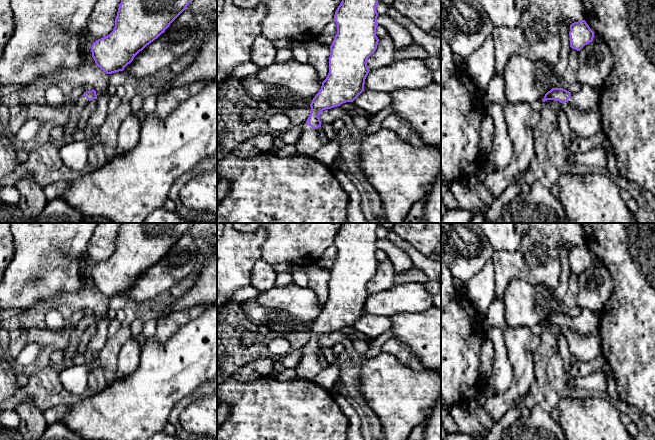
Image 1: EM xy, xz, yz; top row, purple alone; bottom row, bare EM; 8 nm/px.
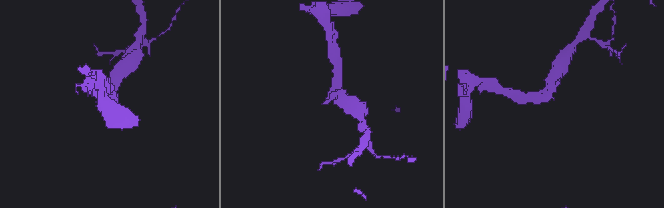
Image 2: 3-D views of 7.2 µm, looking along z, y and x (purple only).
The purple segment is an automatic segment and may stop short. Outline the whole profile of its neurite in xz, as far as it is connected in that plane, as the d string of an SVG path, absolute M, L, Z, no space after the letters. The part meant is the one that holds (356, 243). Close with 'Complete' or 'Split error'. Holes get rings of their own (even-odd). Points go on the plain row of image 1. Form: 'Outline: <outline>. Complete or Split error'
Outline: M342 223L338 230L333 244L337 248L337 258L330 270L329 297L310 328L310 339L295 368L299 380L312 381L321 371L316 354L322 348L320 337L343 327L353 326L364 315L365 303L370 295L367 284L376 275L379 266L376 260L377 228L378 223Z. Split error

